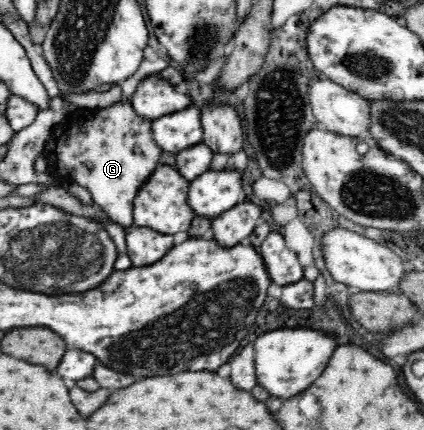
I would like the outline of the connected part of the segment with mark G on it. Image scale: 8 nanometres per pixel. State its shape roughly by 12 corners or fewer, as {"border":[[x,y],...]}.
{"border":[[130,101],[79,108],[43,155],[122,227],[163,153]]}

